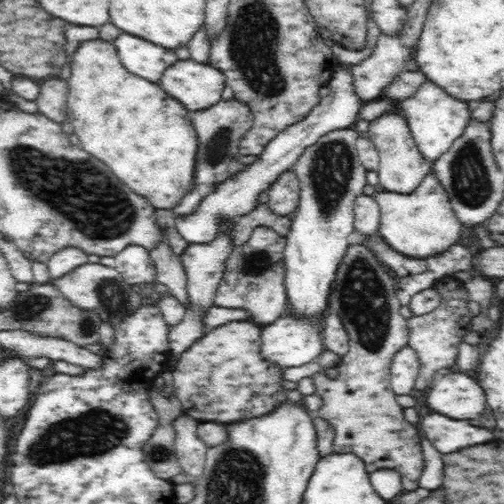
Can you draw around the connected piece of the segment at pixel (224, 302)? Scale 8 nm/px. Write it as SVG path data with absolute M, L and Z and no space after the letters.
M256 226L247 242L233 247L226 257L223 278L217 286L213 306L242 309L252 315L255 324L270 324L280 319L288 310L285 291L283 249L285 236L268 226Z

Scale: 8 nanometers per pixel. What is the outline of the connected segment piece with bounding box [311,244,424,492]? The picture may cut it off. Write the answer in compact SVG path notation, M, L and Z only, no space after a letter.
M361 244L347 247L346 254L339 264L334 282L331 283L328 307L323 316L338 314L342 319L349 336L349 350L341 357L339 377L330 379L324 372L312 377L315 381L316 393L324 398L318 411L312 411L314 417L322 417L335 428L334 451L337 454L354 454L366 465L368 474L381 468L393 468L402 475L403 491L414 491L420 487L419 480L423 473L424 452L422 449L422 433L418 425L410 424L404 417L404 408L395 400L395 392L390 386L391 359L400 348L409 346L410 331L407 319L400 314L401 302L395 293L396 280L390 278L388 270L380 262L369 247Z

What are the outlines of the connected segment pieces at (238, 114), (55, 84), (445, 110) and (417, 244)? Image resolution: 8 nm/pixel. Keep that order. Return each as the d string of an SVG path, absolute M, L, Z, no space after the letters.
M232 99L227 102L220 100L214 106L200 112L188 112L188 118L192 121L198 139L192 188L200 184L214 185L233 168L234 154L239 153L241 138L252 126L253 113L245 104Z
M56 74L39 81L40 93L35 98L37 112L54 122L64 122L67 109L67 82L58 80Z
M425 81L416 90L414 96L402 100L398 104L398 110L407 120L416 148L428 161L436 161L437 158L440 158L454 144L454 140L464 134L464 130L471 120L468 101L455 100L454 97L449 96L430 81Z
M434 170L428 172L421 184L410 194L376 189L372 197L381 212L377 232L382 235L389 248L403 256L419 259L436 256L456 244L462 236L462 224L453 211L450 195L442 187L442 181Z

